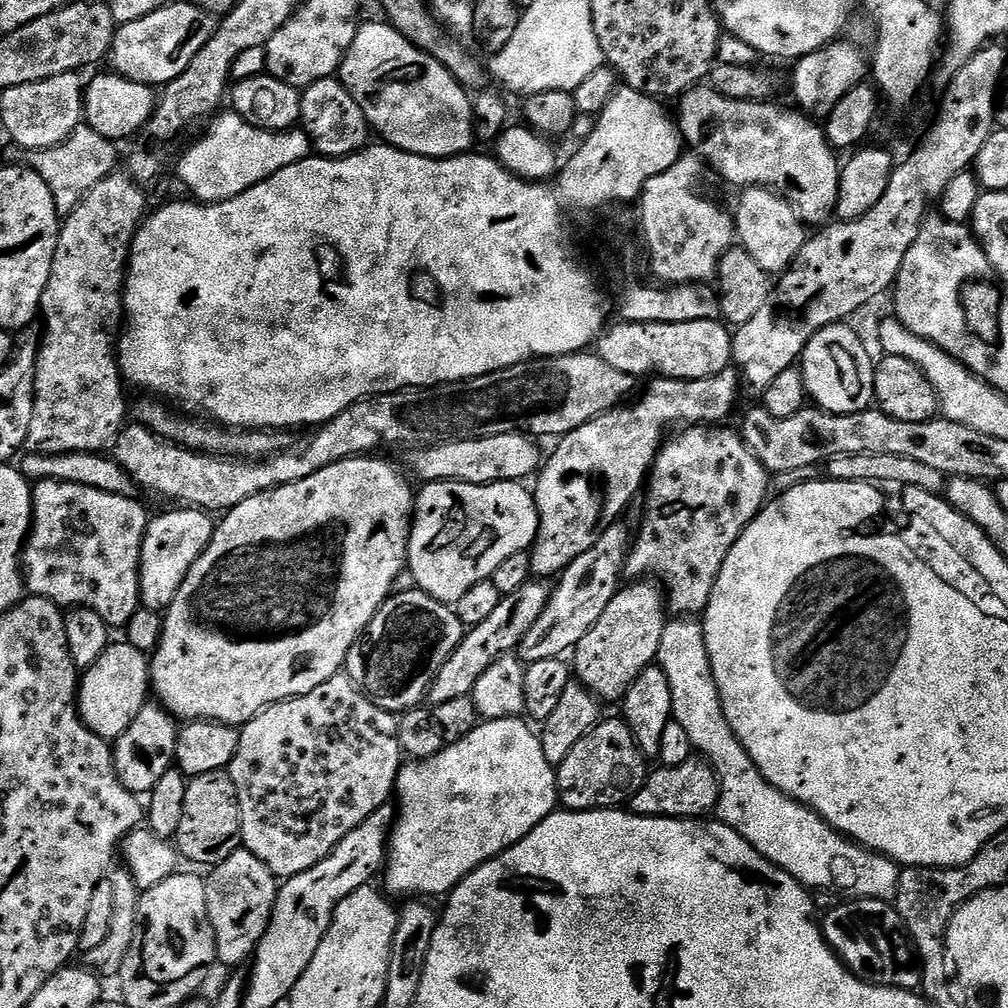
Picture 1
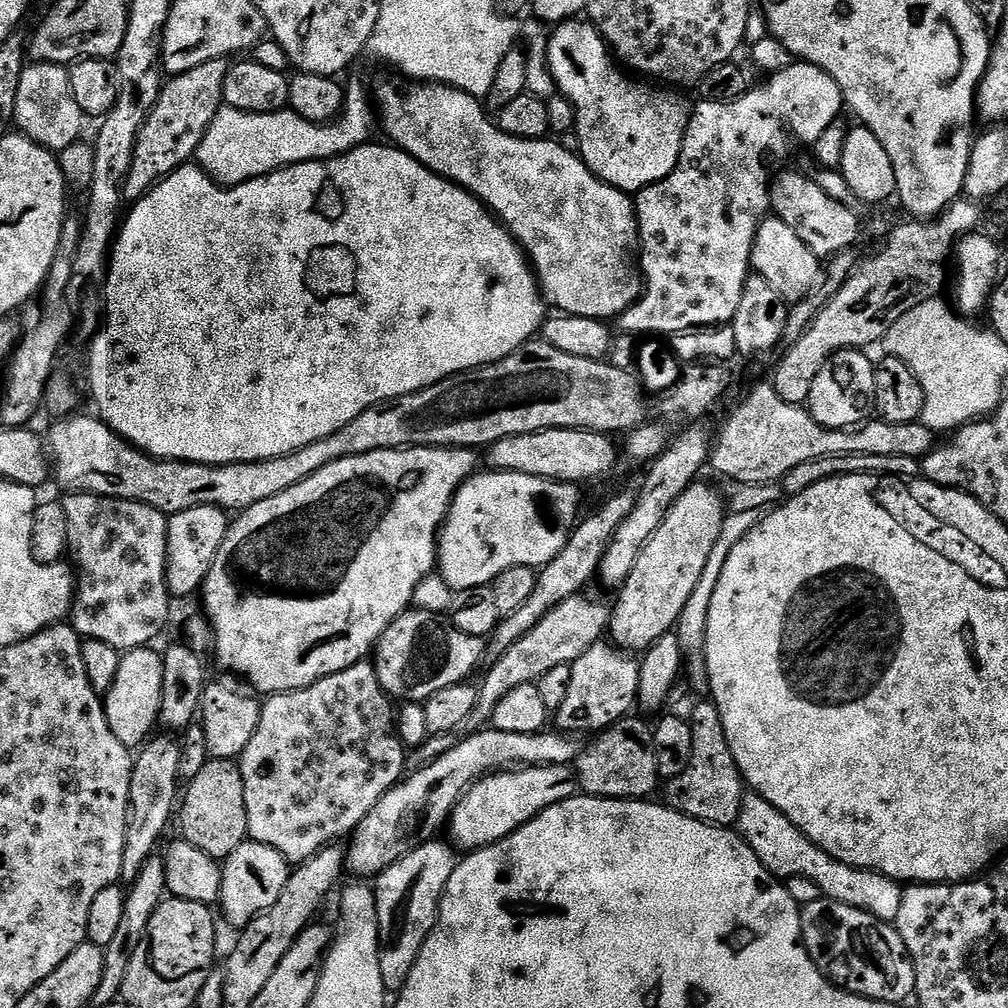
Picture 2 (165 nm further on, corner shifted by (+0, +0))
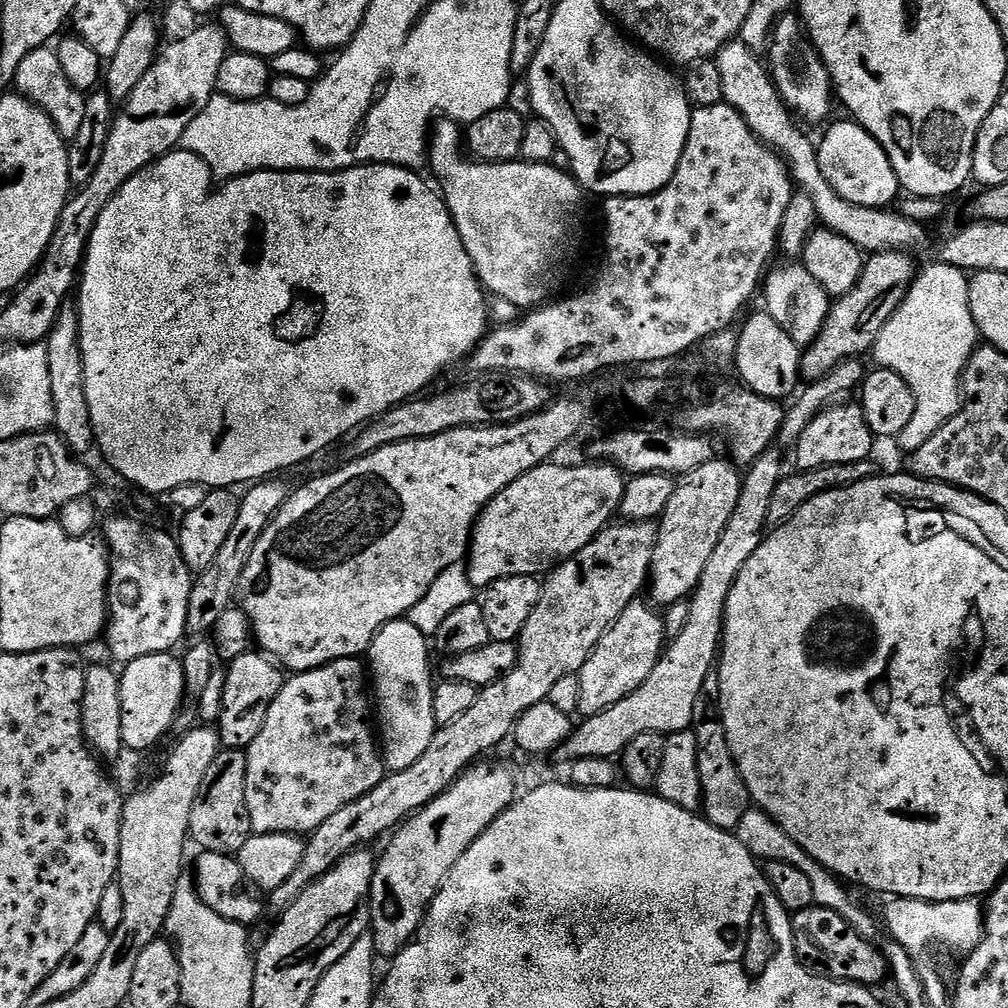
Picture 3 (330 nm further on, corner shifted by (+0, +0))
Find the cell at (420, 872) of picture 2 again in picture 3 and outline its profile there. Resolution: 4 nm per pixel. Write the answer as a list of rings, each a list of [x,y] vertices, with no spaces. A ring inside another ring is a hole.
[[[480,762],[461,774],[434,802],[408,817],[391,833],[388,849],[376,862],[372,879],[370,935],[377,957],[395,958],[412,943],[420,923],[450,870],[476,839],[517,799],[516,776],[504,764]]]

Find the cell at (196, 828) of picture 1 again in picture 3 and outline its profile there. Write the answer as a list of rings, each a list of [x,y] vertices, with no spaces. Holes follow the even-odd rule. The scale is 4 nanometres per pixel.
[[[221,750],[210,764],[210,770],[206,770],[206,782],[202,782],[202,790],[198,790],[198,798],[194,802],[194,810],[190,812],[190,840],[193,845],[197,844],[197,849],[213,852],[214,854],[226,854],[227,856],[236,856],[246,846],[246,842],[253,836],[252,823],[250,822],[250,810],[246,806],[246,766],[248,765],[247,755],[240,750]]]

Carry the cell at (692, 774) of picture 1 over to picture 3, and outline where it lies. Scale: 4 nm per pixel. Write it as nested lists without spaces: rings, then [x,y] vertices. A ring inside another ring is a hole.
[[[717,671],[707,675],[700,697],[694,704],[694,731],[698,738],[698,778],[702,778],[702,815],[705,820],[722,830],[735,833],[742,814],[750,807],[750,797],[742,774],[730,754],[730,742],[726,742],[726,730],[720,720],[720,678]]]

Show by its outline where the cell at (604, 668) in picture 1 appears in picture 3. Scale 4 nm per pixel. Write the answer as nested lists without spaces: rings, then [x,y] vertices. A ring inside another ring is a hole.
[[[711,460],[706,466],[698,466],[698,470],[679,477],[670,506],[658,518],[650,573],[651,599],[657,605],[677,604],[691,597],[714,546],[718,546],[718,538],[722,538],[722,530],[726,530],[726,522],[730,522],[730,514],[734,514],[734,506],[738,506],[742,472],[737,465],[724,460]]]

